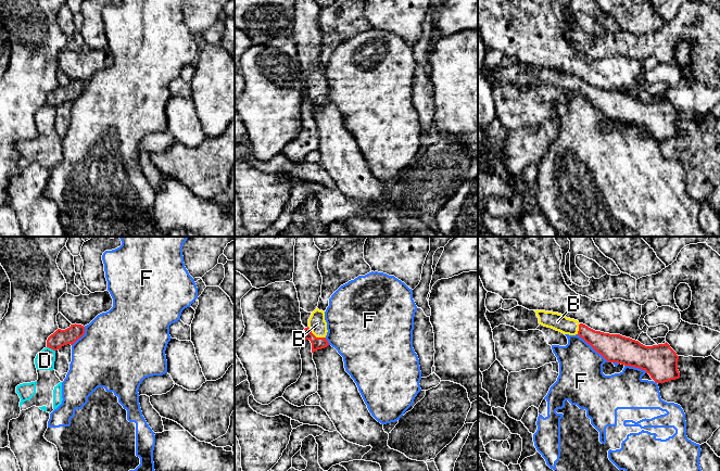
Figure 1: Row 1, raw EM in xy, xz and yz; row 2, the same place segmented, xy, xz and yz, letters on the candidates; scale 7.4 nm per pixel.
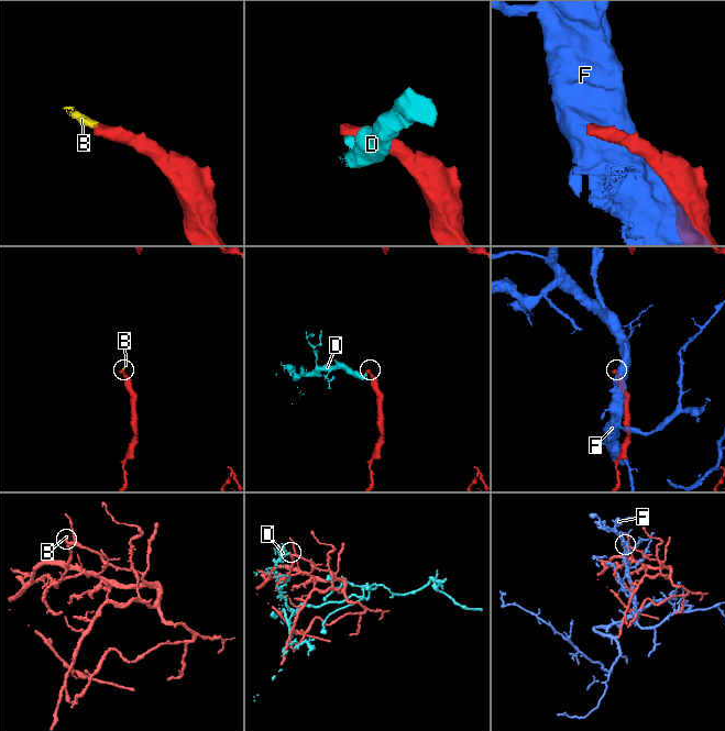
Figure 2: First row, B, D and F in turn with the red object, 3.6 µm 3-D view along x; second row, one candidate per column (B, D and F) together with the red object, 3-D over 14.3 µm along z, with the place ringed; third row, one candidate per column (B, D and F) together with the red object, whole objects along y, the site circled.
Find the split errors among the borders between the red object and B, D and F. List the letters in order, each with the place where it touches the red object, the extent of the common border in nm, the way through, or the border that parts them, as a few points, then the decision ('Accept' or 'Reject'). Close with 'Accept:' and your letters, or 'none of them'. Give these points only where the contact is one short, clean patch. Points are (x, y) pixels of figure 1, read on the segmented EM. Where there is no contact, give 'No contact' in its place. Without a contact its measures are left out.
B: Touches red at xz (315, 336). Shared border 160 nm. Path across: xz (317, 343), (315, 336), (317, 323). Accept
D: Touches red at xy (51, 348). Shared border 70 nm. Boundary: xy (47, 346), (54, 351). Reject
F: Touches red at yz (593, 348). Shared border 320 nm. Reject
Accept: B

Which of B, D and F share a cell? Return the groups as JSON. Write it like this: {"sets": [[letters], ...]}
{"sets": [["B"], ["D"], ["F"]]}

